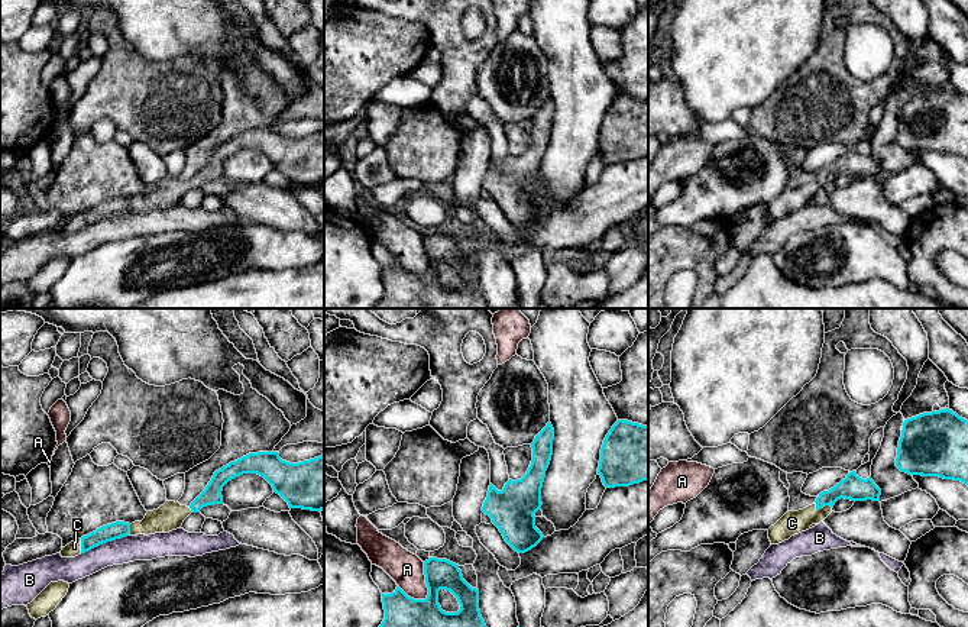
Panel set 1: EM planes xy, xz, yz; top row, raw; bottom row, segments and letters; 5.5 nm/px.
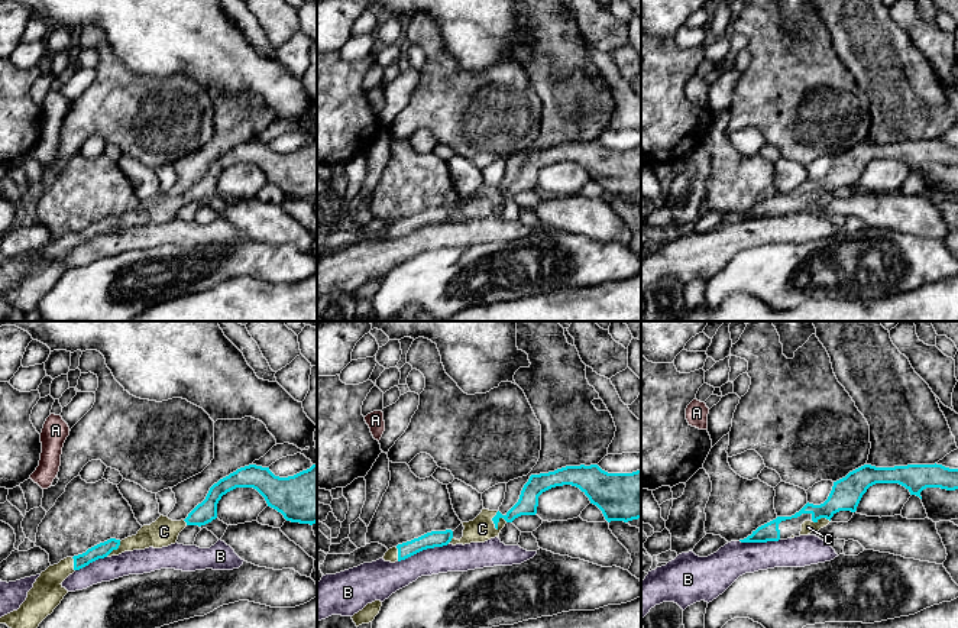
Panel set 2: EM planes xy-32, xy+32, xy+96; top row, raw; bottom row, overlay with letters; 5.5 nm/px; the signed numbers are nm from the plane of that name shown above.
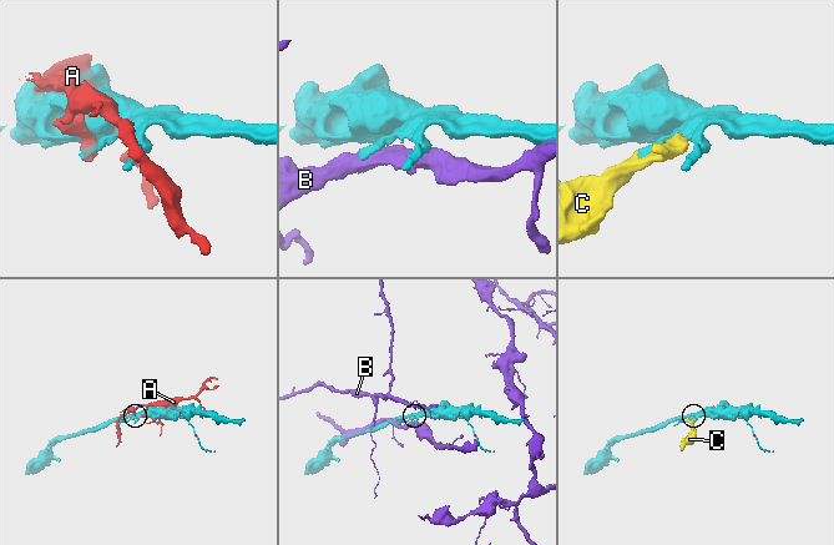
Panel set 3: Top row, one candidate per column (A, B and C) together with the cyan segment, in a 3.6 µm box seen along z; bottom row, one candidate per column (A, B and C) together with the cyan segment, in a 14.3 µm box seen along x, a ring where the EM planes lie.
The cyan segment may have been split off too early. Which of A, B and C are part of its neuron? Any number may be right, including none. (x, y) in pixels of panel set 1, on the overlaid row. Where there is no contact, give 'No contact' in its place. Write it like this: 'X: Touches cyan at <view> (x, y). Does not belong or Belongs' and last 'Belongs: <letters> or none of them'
A: Touches cyan at xz (427, 585). Does not belong
B: Touches cyan at xy (104, 542). Does not belong
C: Touches cyan at yz (822, 507). Belongs
Belongs: C

